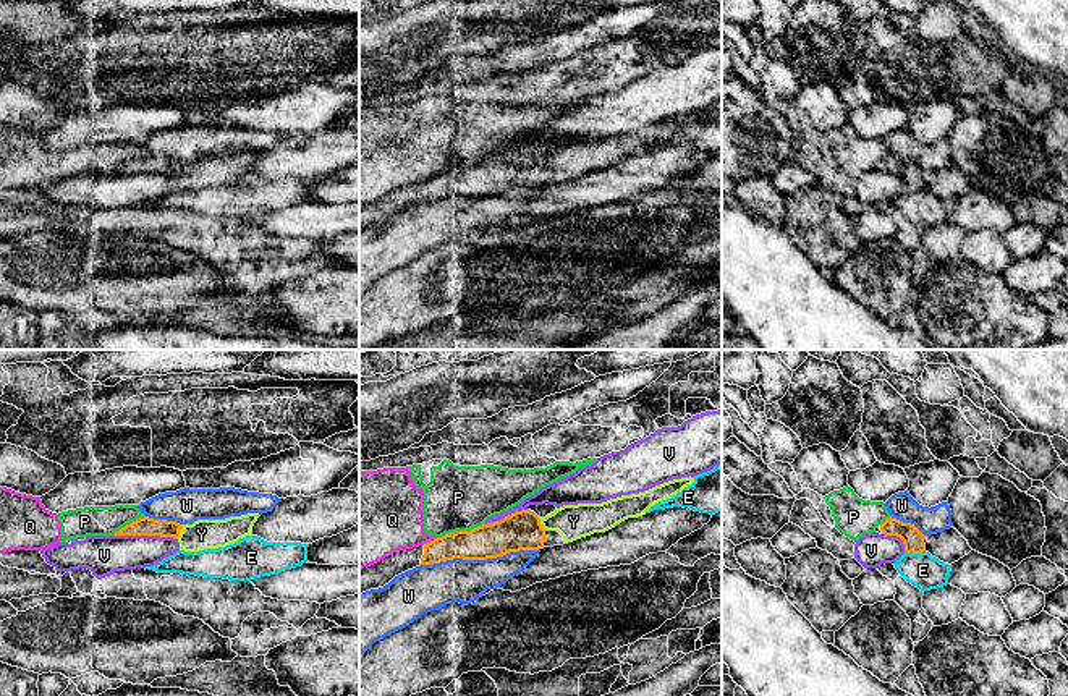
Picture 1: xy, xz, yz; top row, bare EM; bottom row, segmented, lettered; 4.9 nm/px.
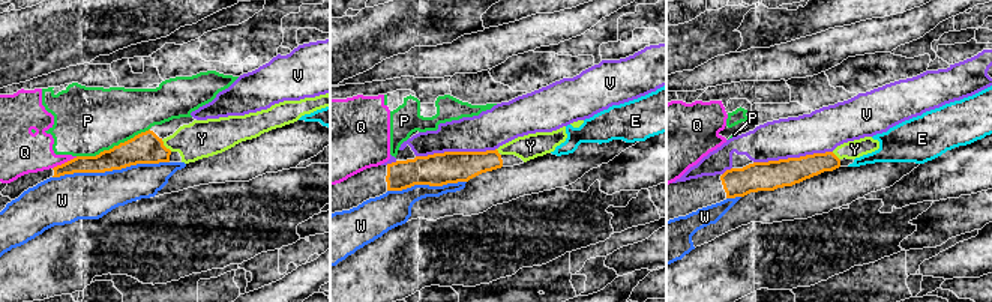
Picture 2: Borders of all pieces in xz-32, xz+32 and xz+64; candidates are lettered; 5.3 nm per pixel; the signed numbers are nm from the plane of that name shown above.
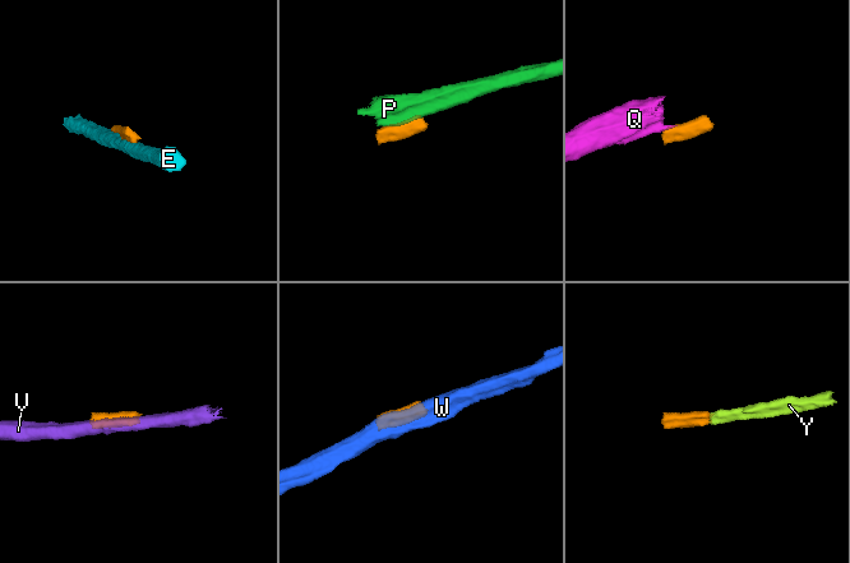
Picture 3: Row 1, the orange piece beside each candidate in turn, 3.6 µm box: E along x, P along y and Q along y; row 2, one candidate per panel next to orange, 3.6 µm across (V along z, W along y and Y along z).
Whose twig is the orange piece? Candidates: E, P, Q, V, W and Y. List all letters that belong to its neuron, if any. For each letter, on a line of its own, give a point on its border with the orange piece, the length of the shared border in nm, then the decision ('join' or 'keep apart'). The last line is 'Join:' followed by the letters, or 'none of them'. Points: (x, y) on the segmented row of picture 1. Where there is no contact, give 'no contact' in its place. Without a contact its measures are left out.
E: yz (915, 552) | 100 nm | keep apart
P: xz (460, 531) | 260 nm | keep apart
Q: xz (431, 541) | 90 nm | keep apart
V: xy (146, 534) | 320 nm | keep apart
W: xz (479, 559) | 600 nm | keep apart
Y: xy (180, 531) | 80 nm | join
Join: Y

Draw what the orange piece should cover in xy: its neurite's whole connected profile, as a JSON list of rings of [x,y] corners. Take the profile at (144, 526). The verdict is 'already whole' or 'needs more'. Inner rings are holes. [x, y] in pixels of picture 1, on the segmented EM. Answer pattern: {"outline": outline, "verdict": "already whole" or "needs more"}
{"outline": [[[248,513],[225,520],[197,520],[193,524],[144,516],[126,524],[113,536],[173,537],[180,542],[180,550],[199,552],[204,549],[227,547],[246,536],[252,536],[251,529],[259,516],[259,513]]], "verdict": "needs more"}

